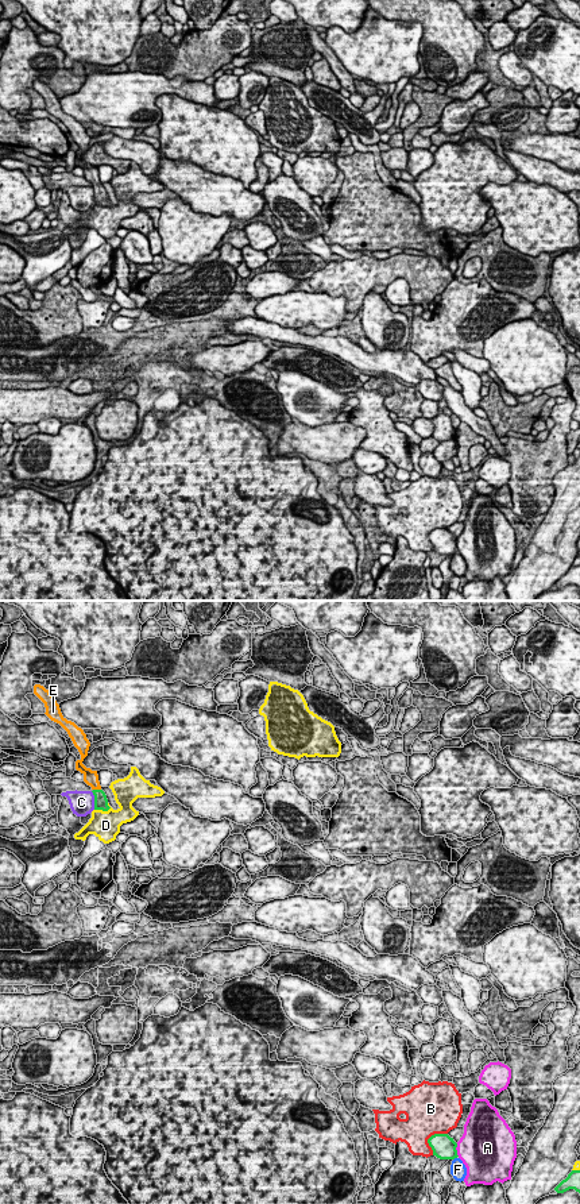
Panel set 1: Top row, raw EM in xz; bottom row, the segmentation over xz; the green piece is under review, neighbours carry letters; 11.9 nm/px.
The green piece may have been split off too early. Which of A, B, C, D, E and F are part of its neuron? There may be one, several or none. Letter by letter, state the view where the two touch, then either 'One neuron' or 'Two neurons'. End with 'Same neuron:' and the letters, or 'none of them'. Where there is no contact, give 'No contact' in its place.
A: Touches green in xz. Two neurons
B: Touches green in xz. Two neurons
C: Touches green in xz. Two neurons
D: Touches green in xz. Two neurons
E: Touches green in xz. One neuron
F: Touches green in xz. Two neurons
Same neuron: E

